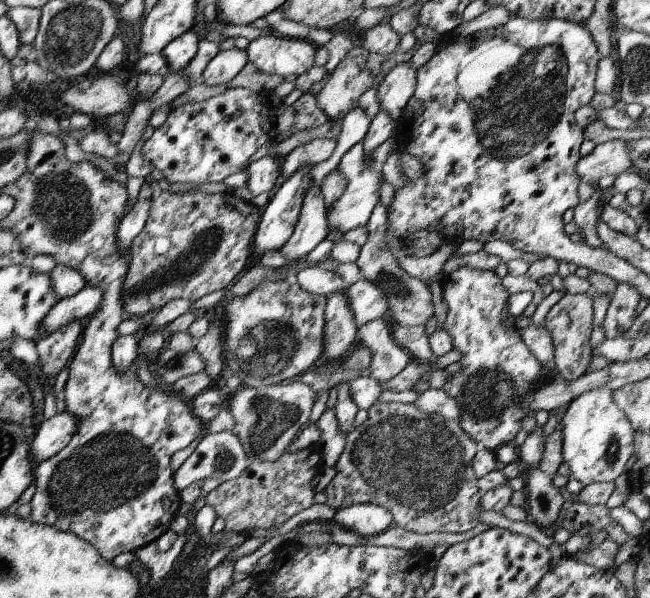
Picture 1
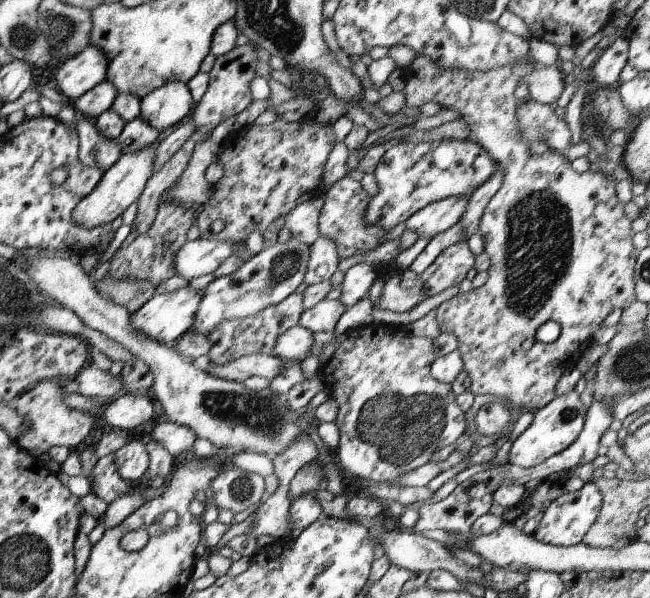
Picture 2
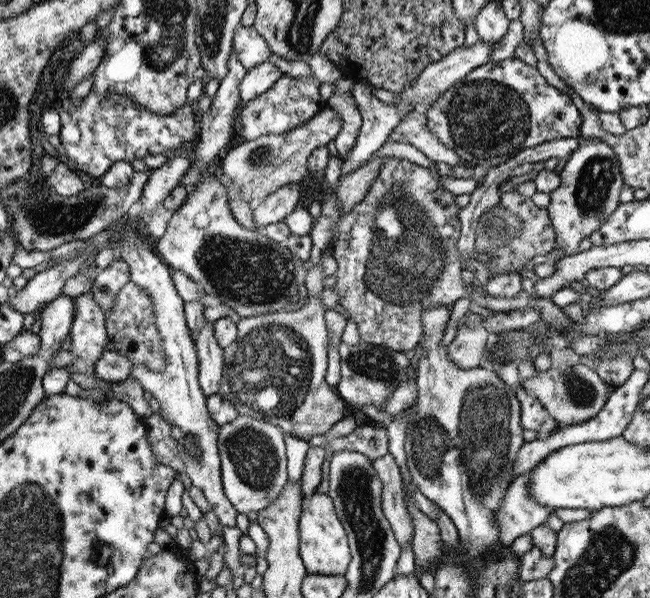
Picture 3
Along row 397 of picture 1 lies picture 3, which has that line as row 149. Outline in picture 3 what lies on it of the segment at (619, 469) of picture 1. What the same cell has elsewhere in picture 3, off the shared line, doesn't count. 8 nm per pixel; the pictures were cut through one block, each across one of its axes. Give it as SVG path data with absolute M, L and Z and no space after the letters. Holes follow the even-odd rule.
M593 138L579 140L579 150L575 150L559 174L561 184L549 194L549 220L555 230L555 248L567 254L579 254L579 244L597 232L597 226L617 208L619 192L623 188L621 170L617 164L617 154L605 142L593 142Z

